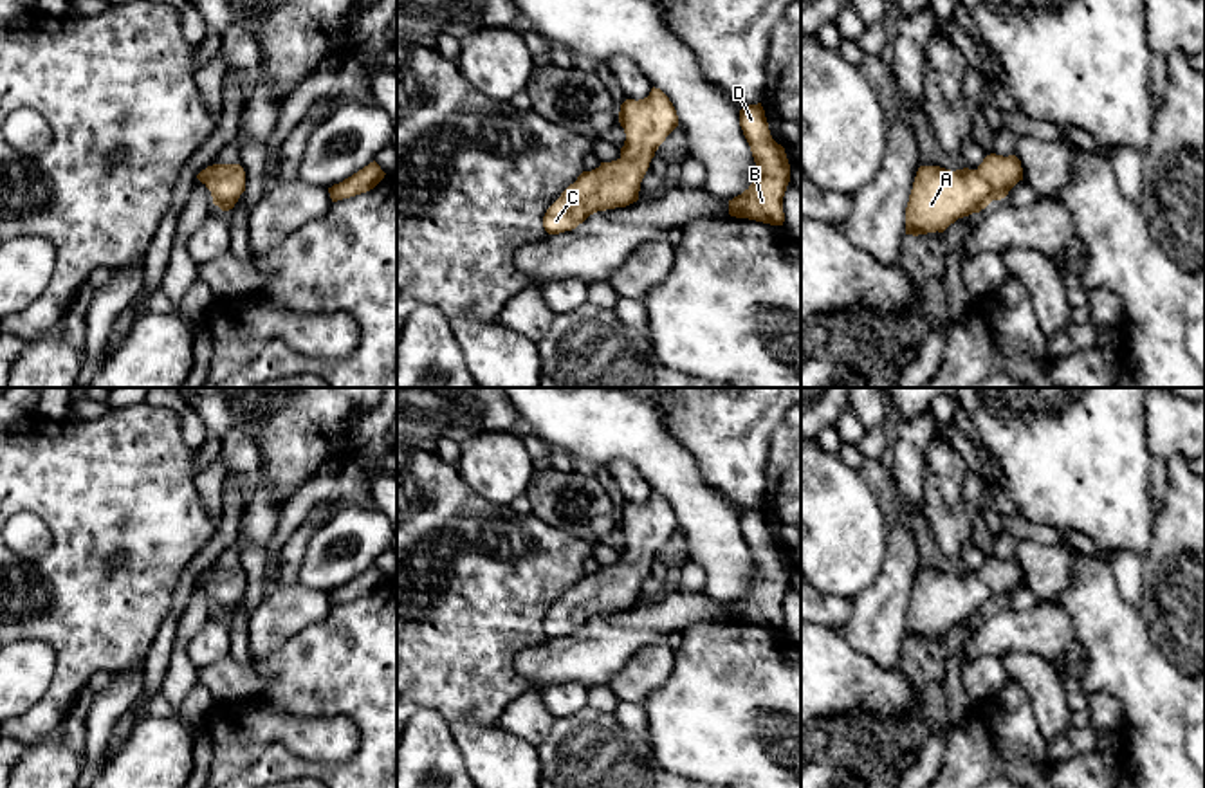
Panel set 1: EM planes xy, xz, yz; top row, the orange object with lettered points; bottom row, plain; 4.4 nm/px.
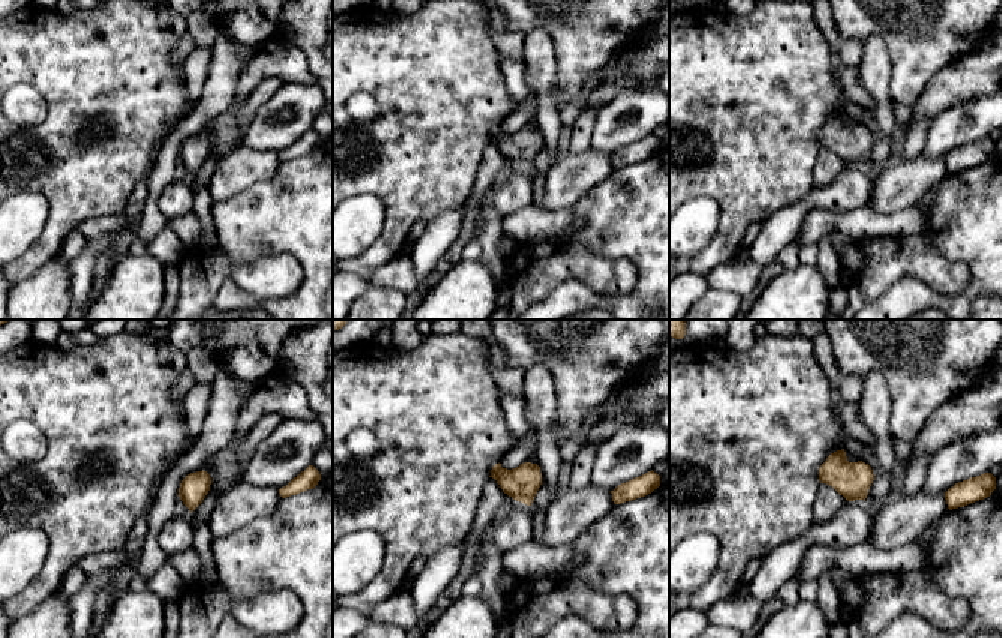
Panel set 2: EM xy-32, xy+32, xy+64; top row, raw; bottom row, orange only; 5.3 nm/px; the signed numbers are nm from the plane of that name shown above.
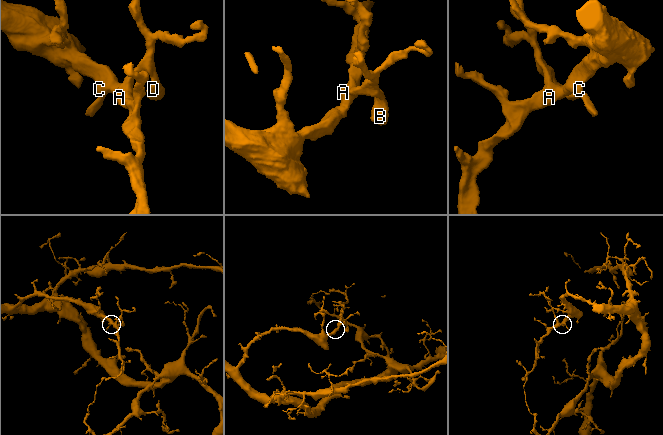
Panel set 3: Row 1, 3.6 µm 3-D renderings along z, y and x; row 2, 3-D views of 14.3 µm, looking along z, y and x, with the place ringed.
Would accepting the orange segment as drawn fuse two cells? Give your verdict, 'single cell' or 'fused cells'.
single cell

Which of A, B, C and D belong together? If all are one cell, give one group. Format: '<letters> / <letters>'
A B C D

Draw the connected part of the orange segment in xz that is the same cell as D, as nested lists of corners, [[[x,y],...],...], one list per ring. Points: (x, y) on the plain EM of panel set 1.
[[[761,507],[740,514],[740,530],[756,566],[756,582],[729,604],[729,618],[783,629],[783,600],[790,586],[785,552],[772,543]]]

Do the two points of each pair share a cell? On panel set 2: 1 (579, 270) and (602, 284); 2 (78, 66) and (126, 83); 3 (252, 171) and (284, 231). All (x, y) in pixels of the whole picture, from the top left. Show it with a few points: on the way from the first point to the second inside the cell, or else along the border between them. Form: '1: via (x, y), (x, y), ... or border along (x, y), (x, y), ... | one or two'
1: via (585, 272), (596, 278) | one
2: via (90, 66), (114, 83) | one
3: border along (282, 162), (269, 179), (260, 180), (227, 198) | two

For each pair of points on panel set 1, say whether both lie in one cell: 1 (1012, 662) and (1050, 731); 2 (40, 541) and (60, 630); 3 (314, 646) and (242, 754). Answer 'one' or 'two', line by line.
1: one
2: two
3: two

